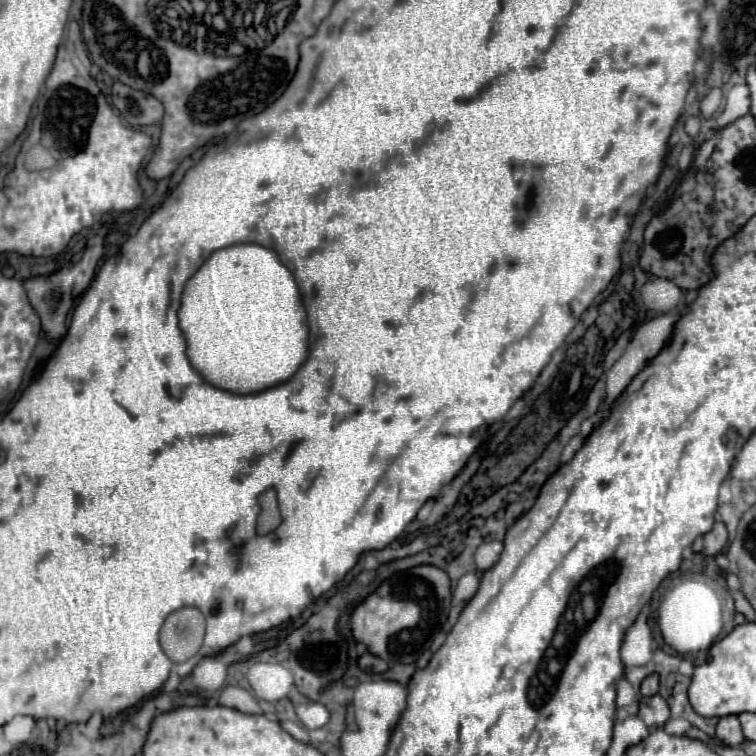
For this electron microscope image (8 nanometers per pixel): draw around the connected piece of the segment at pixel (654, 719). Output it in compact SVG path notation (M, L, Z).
M655 694L651 698L641 698L639 716L647 726L665 726L671 718L671 712L667 702L659 694Z

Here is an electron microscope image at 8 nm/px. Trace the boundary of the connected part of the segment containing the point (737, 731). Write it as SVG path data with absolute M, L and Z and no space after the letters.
M725 716L725 718L719 720L719 724L717 724L717 738L729 748L735 748L737 744L741 744L745 740L737 716Z

